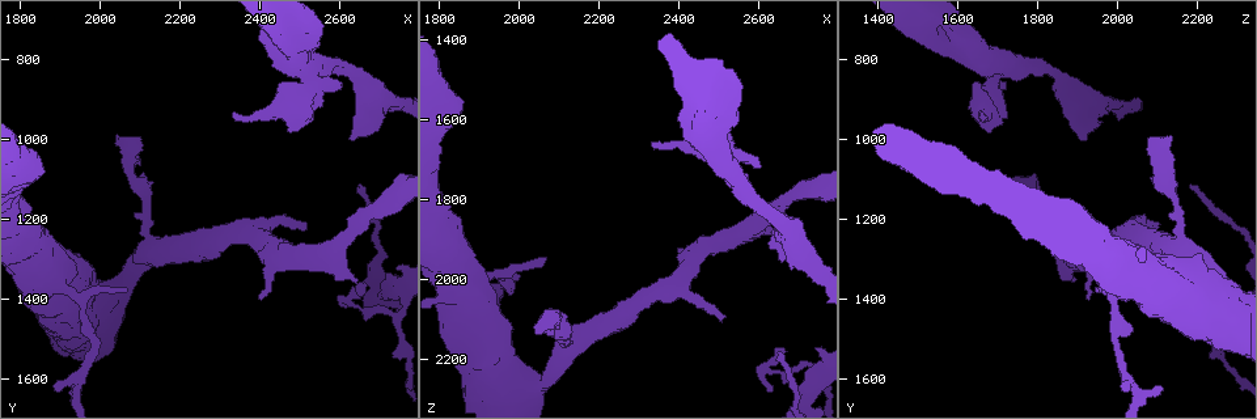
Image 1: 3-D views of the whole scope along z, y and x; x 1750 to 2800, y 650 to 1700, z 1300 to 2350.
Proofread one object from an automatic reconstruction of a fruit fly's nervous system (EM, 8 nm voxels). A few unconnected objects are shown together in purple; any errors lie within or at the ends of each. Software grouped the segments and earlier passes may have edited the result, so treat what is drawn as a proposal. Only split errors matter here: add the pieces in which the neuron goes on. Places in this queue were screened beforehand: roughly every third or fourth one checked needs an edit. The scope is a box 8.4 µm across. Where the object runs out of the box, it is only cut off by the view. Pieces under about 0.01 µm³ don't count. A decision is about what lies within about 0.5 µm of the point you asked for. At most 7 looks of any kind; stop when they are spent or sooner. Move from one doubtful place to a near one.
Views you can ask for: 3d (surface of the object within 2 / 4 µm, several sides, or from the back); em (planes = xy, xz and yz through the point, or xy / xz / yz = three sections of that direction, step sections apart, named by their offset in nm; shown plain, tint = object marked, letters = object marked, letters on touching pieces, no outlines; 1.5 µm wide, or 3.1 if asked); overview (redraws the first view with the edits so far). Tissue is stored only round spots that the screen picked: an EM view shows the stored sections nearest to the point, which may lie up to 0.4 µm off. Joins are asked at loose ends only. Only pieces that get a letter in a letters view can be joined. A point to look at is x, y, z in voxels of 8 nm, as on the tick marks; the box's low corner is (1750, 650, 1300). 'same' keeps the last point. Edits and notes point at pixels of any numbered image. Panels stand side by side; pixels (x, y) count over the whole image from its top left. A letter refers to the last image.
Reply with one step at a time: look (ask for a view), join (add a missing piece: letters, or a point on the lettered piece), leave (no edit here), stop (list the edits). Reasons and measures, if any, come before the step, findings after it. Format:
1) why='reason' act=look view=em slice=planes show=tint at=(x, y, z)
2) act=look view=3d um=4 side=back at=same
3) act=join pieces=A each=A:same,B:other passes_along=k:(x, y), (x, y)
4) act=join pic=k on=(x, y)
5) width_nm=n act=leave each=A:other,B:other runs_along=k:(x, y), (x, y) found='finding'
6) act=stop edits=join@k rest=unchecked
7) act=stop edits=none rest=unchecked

why='tapers out' act=look view=em slice=planes show=letters at=(2670, 1370, 2180)

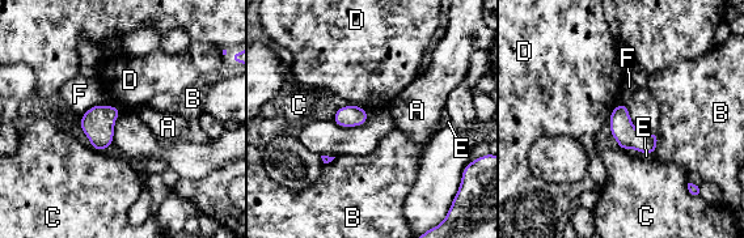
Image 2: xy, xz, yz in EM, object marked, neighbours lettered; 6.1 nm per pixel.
width_nm=130 act=leave each=A:other,B:other,C:other,D:other,E:other,F:other border=2:(621, 103), (608, 117) found='no lettered piece goes on from it'

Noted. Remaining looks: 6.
why='branch stops here' act=look view=em slice=planes show=plain at=(2600, 860, 1725)

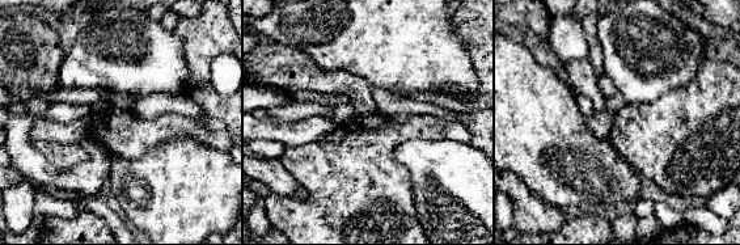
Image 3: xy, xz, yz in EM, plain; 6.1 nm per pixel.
why='what lies round it' act=look view=em slice=planes show=letters at=same

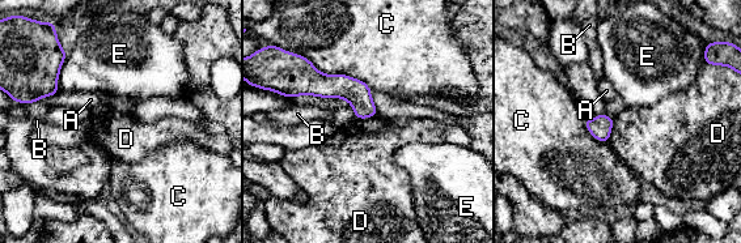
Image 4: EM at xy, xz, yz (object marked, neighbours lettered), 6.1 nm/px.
longest_contact=C:460nm act=leave each=A:other,B:other,C:other,D:other,E:other border=4:(614, 119), (608, 141) found='none of them fits'

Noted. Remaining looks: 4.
why='branch stops here' act=look view=3d um=4 at=(1895, 1635, 2015)

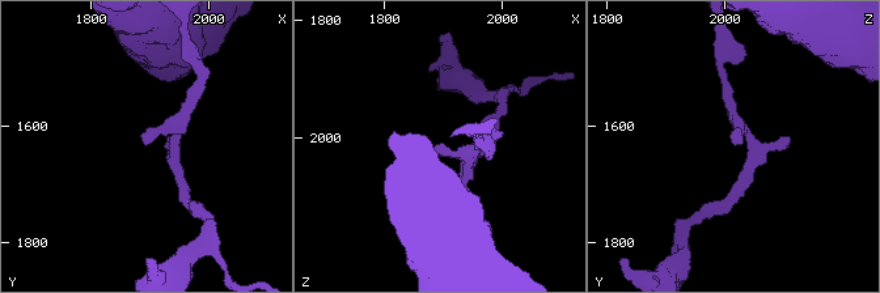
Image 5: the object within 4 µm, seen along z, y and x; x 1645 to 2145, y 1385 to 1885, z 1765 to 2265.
why='shape alone is not enough' act=look view=em slice=xy step=8 show=letters at=(1890, 1630, 2015)

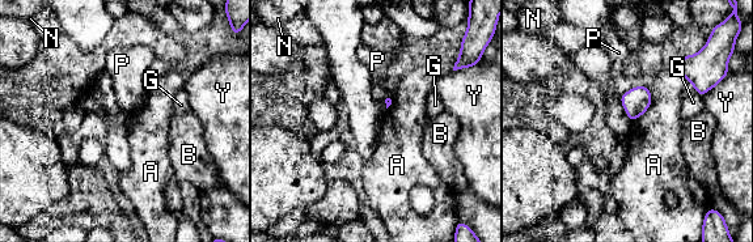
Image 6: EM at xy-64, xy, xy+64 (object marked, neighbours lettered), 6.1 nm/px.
longest_contact=A:240nm act=leave each=A:other,B:other,G:other,N:other,P:other,Y:other border=6:(650, 88), (651, 103), (633, 122) found='no lettered piece goes on from it'

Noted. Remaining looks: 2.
act=stop edits=none rest=unchecked

